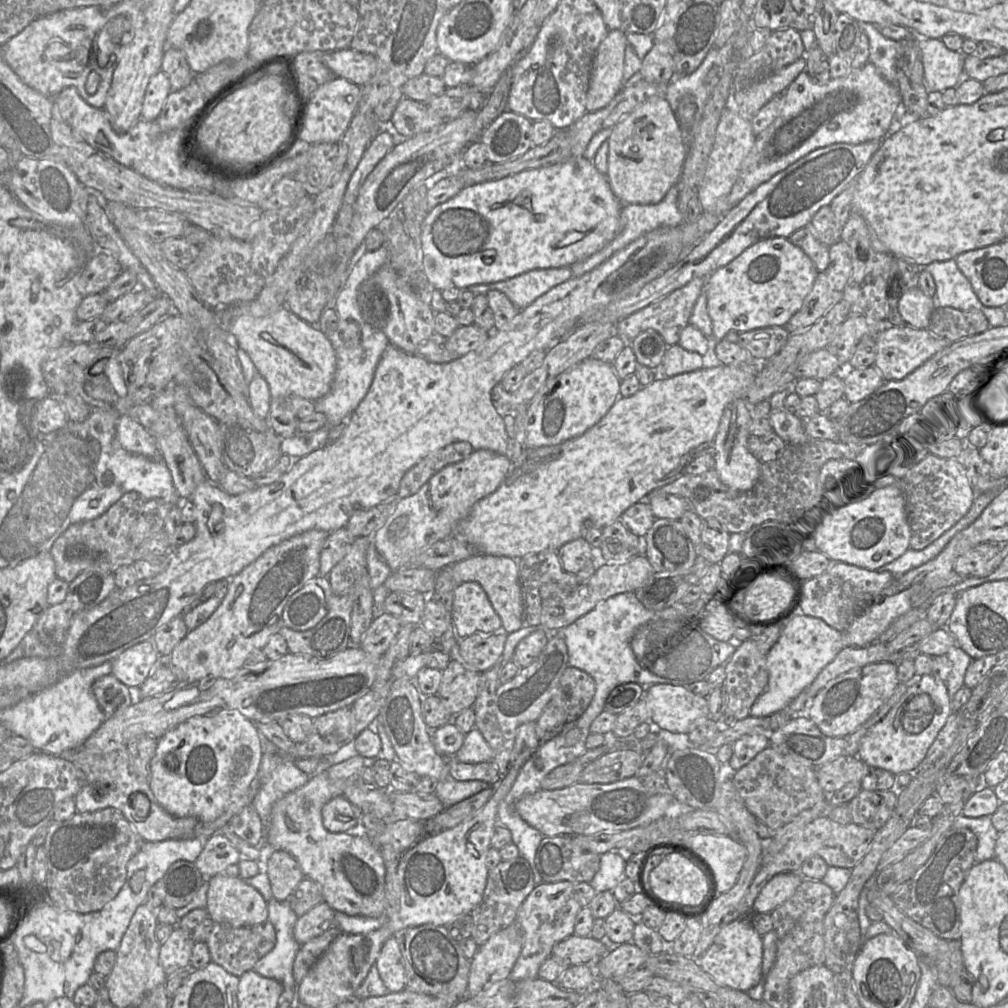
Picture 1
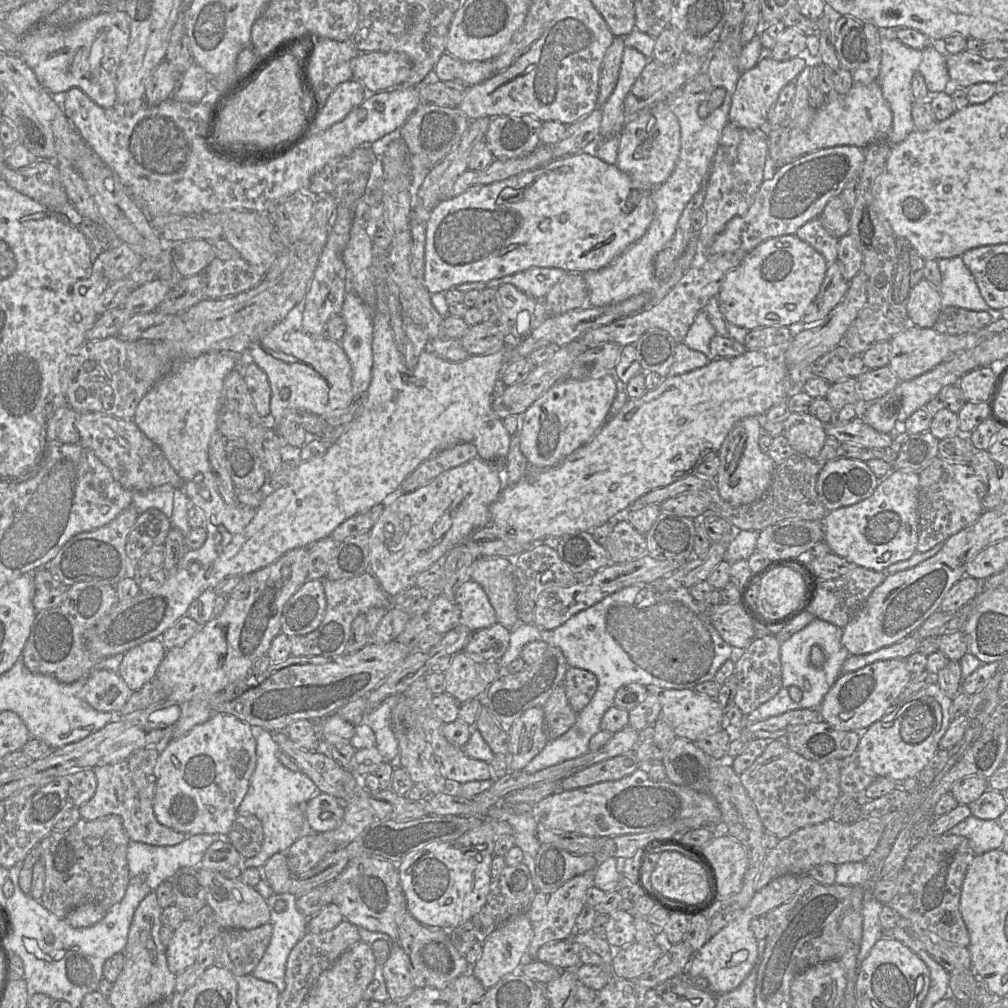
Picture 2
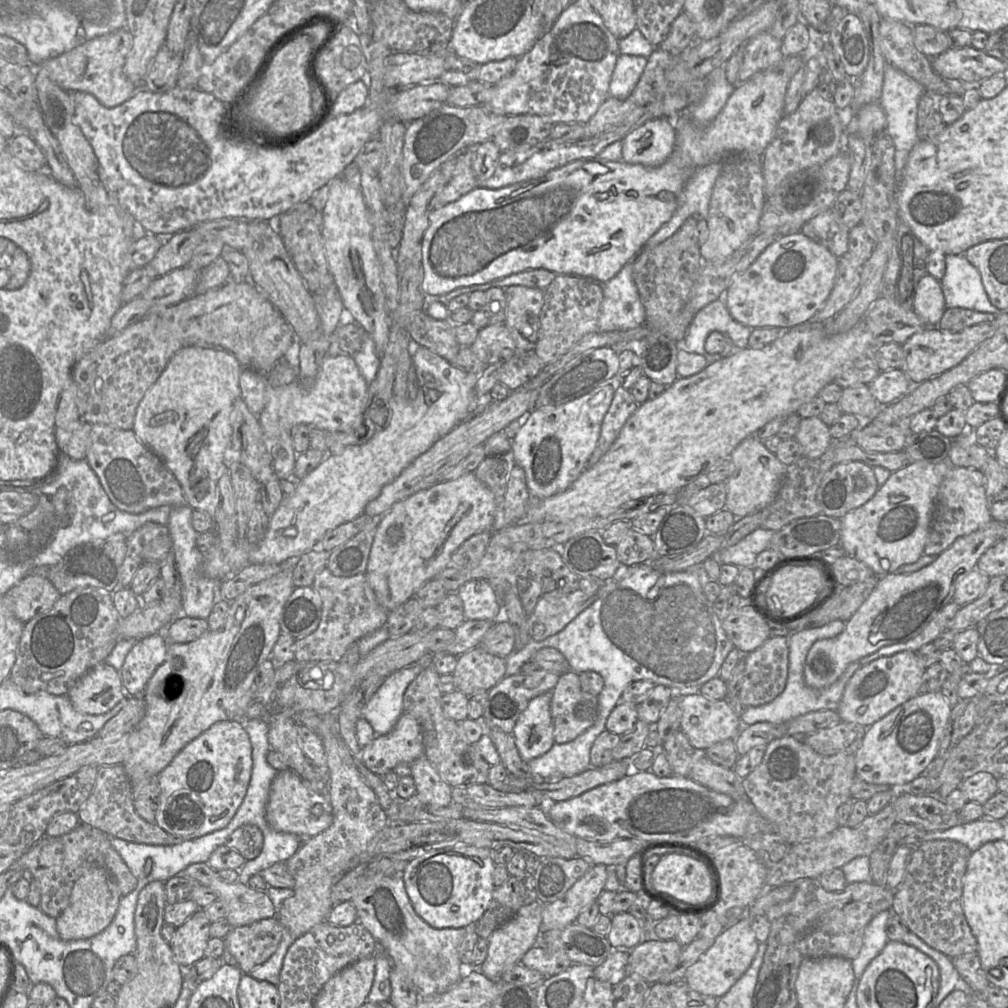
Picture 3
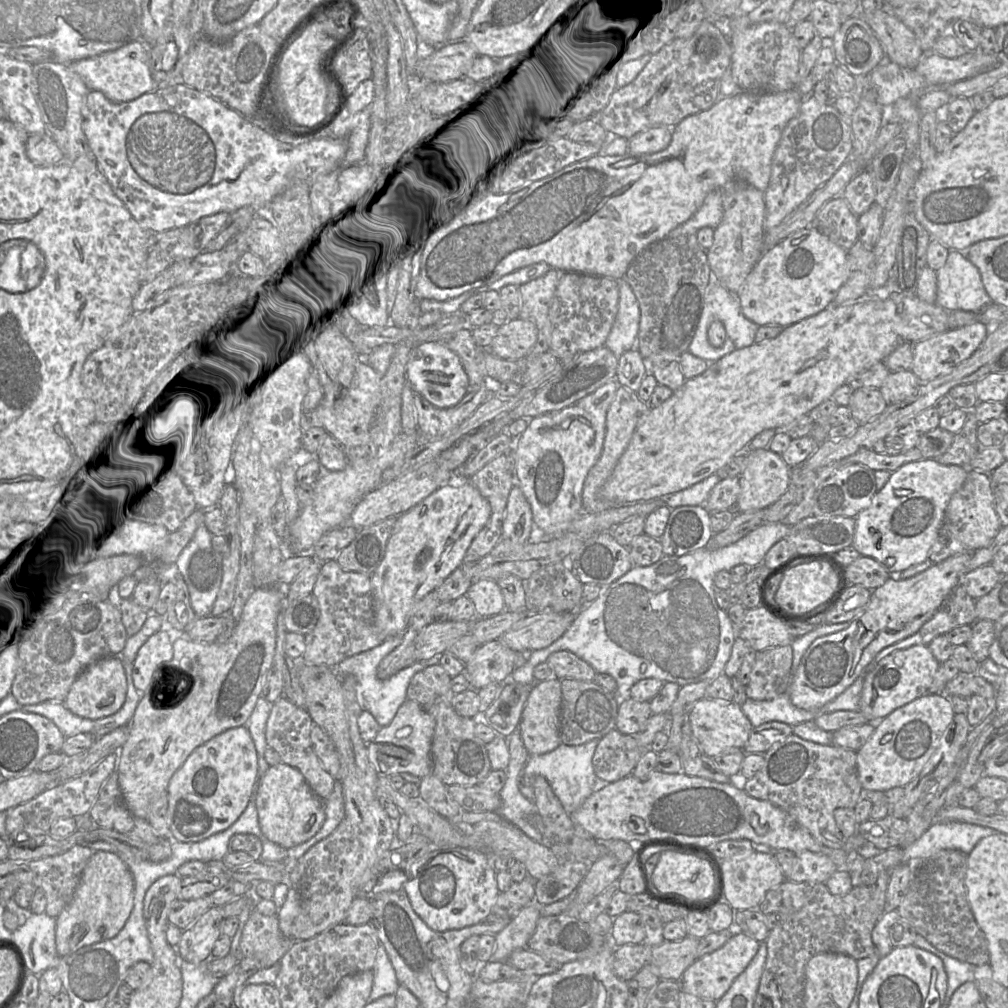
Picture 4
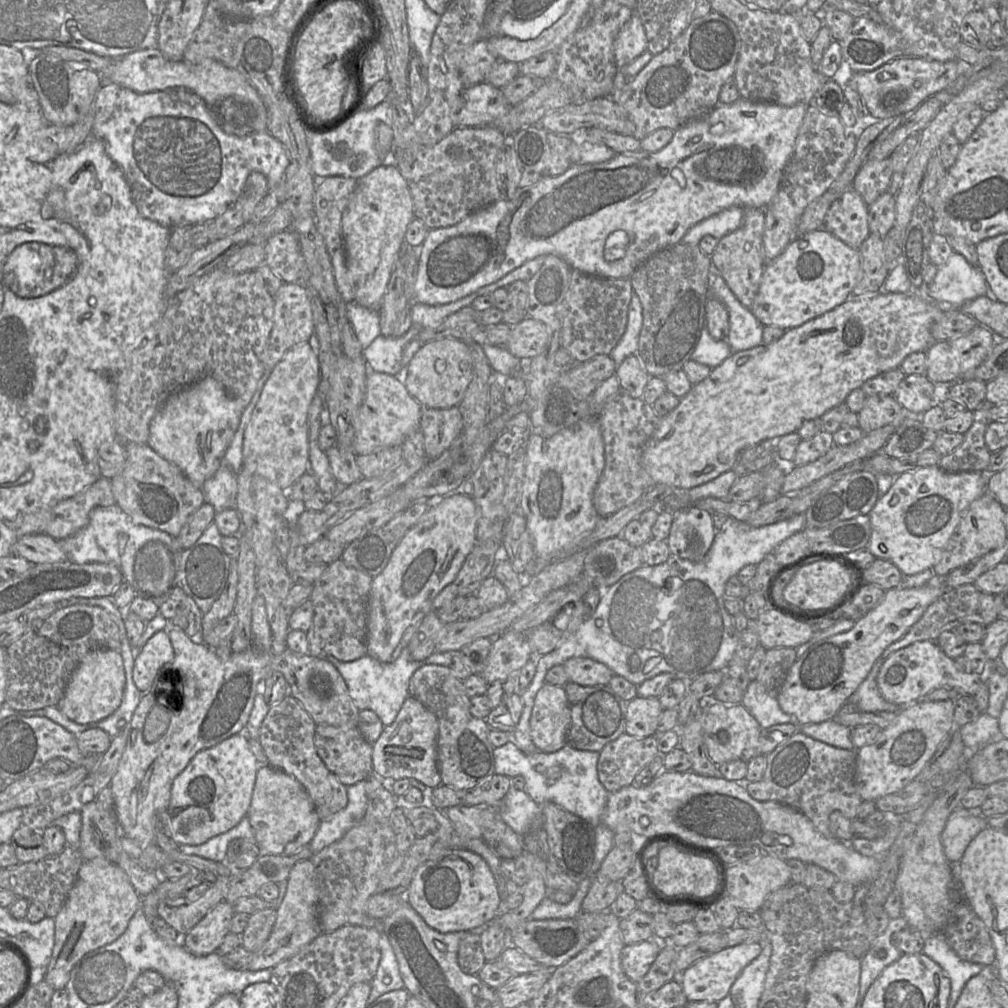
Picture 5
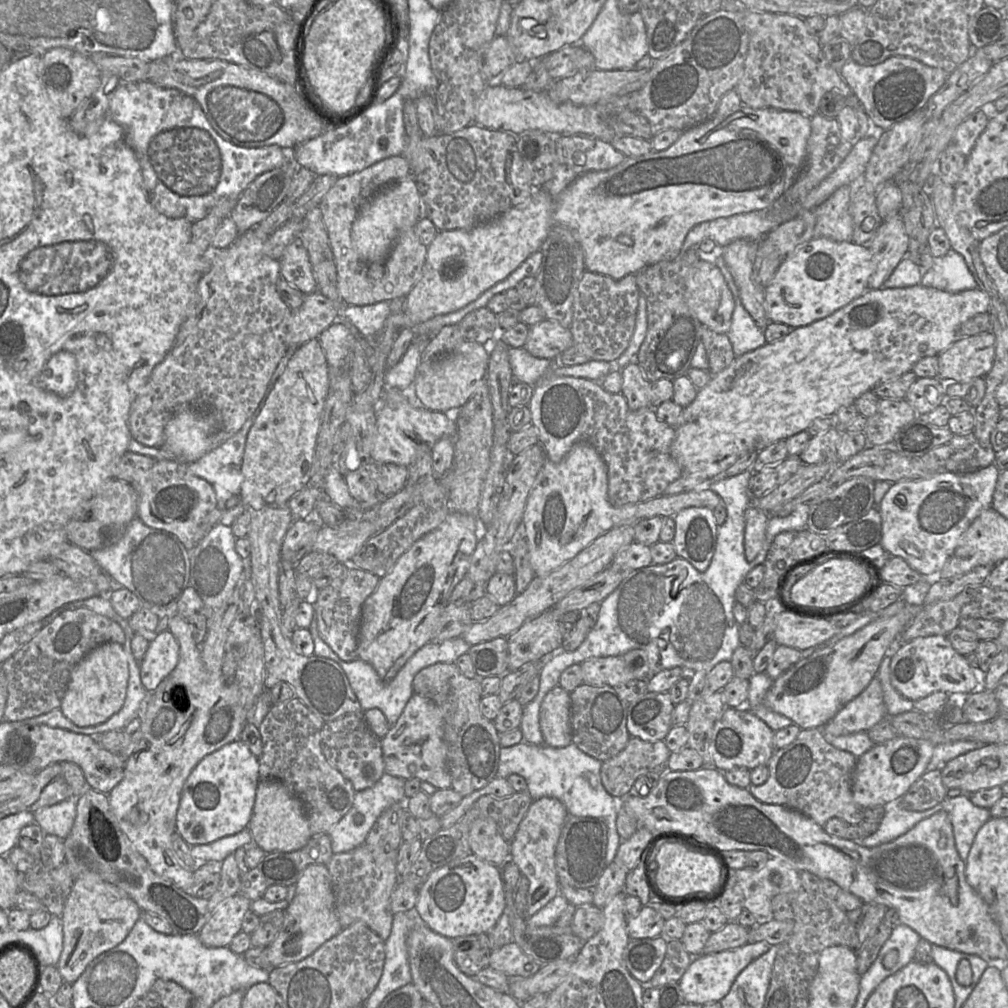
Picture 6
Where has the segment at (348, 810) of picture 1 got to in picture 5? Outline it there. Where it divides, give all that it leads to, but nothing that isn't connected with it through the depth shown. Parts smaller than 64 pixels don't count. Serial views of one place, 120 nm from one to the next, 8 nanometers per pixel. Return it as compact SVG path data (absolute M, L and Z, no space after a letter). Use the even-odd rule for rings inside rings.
M261 764L247 813L260 855L290 856L309 845L319 826L315 805L303 785L293 776L269 764Z

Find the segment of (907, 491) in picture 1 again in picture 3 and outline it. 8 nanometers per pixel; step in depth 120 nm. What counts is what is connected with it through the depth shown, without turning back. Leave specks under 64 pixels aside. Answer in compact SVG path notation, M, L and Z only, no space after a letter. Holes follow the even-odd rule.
M952 466L944 476L935 499L924 555L939 555L957 538L968 535L992 521L987 507L985 477L981 470Z

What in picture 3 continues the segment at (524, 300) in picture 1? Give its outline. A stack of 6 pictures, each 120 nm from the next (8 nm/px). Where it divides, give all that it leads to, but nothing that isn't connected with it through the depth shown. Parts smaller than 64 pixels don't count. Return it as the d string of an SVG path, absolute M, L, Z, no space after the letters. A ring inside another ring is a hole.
M544 268L530 269L519 273L514 273L500 279L496 279L484 284L475 284L471 286L460 287L451 292L437 296L437 301L448 305L449 302L461 294L470 294L473 291L486 291L491 287L506 288L511 285L520 285L529 288L539 288L545 290L554 280L556 274Z

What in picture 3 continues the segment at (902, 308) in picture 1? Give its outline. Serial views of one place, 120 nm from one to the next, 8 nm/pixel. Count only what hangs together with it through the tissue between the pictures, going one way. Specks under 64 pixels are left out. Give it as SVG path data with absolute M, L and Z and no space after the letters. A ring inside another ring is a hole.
M926 274L917 284L913 311L926 326L936 327L945 310L940 281L930 274Z

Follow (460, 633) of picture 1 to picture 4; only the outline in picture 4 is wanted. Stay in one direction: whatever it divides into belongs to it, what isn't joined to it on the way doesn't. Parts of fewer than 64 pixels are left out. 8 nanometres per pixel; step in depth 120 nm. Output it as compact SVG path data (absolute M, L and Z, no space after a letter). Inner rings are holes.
M481 579L474 582L464 595L473 602L477 618L493 616L505 609L501 589L495 580Z

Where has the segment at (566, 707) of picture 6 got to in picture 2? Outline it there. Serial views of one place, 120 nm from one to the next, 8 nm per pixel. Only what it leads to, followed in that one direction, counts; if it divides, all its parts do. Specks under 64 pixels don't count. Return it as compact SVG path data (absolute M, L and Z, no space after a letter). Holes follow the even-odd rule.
M533 707L526 710L512 725L508 733L510 771L523 771L546 746L549 741L543 708Z

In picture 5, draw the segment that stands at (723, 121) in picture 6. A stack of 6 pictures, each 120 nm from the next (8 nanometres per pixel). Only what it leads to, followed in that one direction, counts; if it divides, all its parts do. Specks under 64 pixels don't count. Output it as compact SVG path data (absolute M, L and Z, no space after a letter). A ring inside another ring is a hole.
M739 98L731 104L718 104L709 113L692 120L674 131L672 140L657 152L637 151L616 154L612 159L596 164L573 164L563 174L545 177L536 184L518 189L511 199L501 199L468 215L459 223L430 229L422 244L418 272L413 289L413 302L442 305L459 300L481 287L492 284L527 261L549 254L563 258L573 270L604 278L629 279L632 273L654 253L681 242L685 233L694 225L729 207L764 208L778 192L783 170L789 161L807 105L782 106L776 103L752 102Z

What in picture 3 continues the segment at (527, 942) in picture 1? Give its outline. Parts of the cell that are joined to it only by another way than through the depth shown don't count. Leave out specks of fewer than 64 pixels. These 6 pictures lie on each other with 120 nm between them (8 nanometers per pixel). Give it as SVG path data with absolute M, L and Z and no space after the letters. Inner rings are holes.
M592 865L562 898L544 905L540 932L562 929L576 922L580 913L605 890L607 877L608 866Z

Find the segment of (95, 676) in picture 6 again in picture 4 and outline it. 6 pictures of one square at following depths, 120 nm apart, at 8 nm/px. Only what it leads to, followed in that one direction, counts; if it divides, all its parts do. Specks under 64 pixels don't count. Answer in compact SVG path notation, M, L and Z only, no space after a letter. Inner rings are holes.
M105 656L89 664L78 674L71 684L63 704L79 717L99 719L119 710L125 700L126 692L126 676L120 656Z

